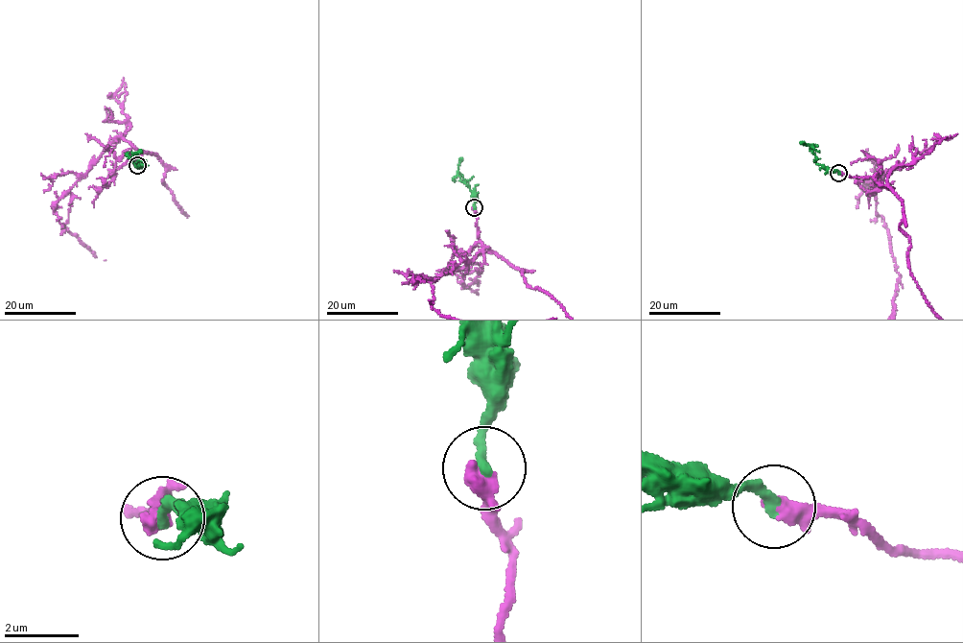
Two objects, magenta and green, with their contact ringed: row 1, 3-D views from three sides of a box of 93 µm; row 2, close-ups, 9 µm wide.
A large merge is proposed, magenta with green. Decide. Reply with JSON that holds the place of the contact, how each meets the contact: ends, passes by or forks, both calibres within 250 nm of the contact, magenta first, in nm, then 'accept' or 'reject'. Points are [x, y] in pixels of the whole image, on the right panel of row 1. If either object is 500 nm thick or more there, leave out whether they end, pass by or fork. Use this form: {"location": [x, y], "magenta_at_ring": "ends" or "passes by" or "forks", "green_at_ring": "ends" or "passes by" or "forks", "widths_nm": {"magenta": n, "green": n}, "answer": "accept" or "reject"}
{"location": [838, 173], "widths_nm": {"magenta": 500, "green": 300}, "answer": "accept"}

